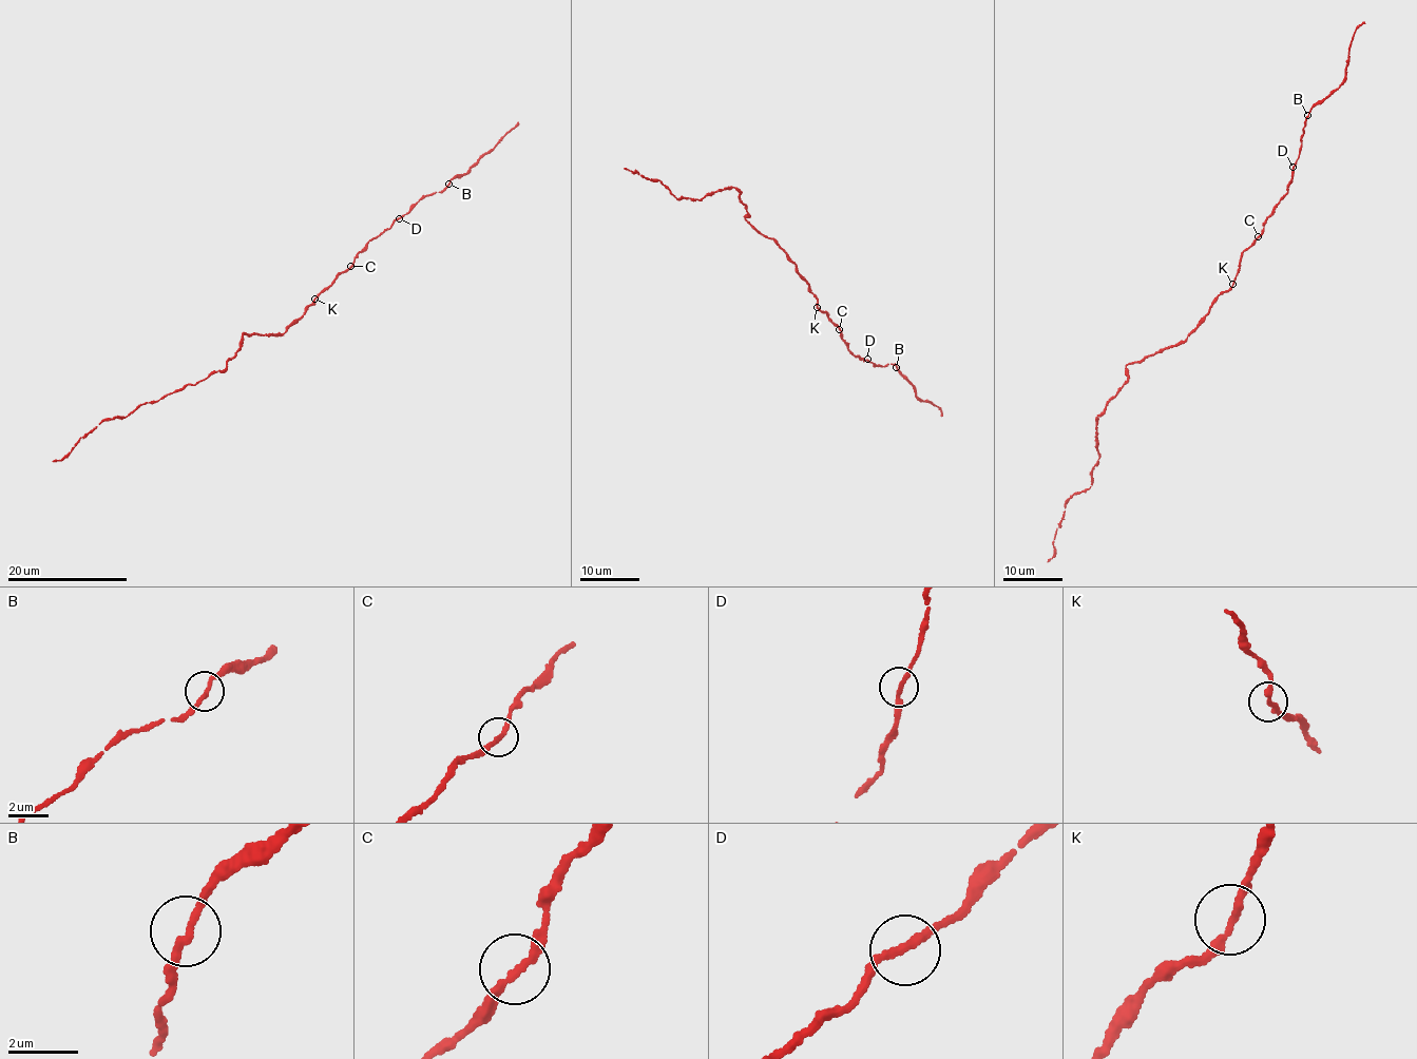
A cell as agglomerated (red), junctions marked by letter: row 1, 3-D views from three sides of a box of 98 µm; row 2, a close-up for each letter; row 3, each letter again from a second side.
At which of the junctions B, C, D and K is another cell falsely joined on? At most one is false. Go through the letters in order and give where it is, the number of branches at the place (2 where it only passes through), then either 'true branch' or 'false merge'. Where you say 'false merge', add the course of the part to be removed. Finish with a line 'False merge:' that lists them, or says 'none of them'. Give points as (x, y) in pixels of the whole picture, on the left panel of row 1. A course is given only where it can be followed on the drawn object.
B: at (448, 184); 2 branches meet; true branch
C: at (350, 266); 2 branches meet; true branch
D: at (399, 218); 2 branches meet; true branch
K: at (314, 299); 2 branches meet; true branch
False merge: none of them

